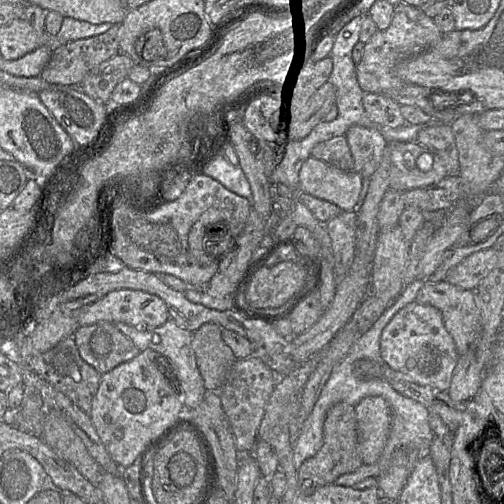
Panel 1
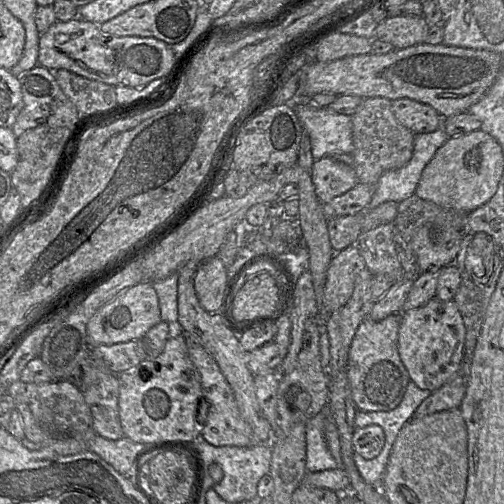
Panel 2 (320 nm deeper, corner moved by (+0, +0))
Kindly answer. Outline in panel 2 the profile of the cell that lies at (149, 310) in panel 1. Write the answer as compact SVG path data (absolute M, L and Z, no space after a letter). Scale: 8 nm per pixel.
M141 281L118 294L92 316L86 327L87 343L89 347L97 347L142 339L160 321L162 319L156 290L151 282Z

